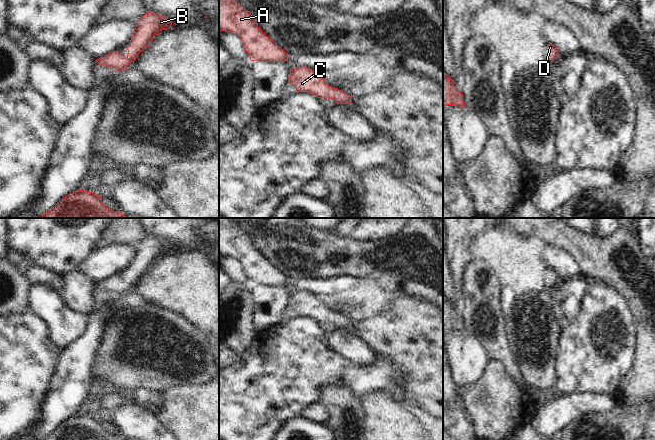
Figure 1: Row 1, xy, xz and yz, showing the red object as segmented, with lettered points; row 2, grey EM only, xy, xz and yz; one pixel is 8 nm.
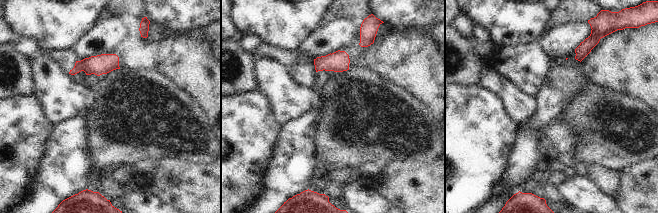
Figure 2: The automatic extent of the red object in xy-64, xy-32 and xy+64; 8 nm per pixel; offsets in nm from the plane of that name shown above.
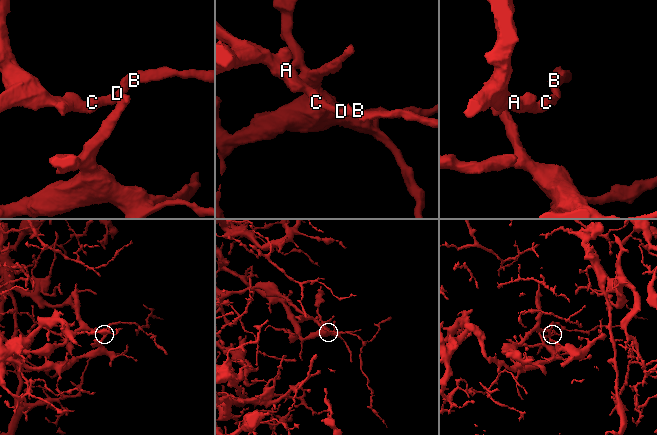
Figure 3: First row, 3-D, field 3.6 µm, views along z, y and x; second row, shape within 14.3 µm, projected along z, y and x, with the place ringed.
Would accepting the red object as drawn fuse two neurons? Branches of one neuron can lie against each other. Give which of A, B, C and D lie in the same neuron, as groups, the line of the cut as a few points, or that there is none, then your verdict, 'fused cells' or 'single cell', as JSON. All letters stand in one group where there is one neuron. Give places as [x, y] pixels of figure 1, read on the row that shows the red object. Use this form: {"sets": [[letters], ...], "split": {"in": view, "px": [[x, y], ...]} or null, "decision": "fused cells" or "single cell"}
{"sets": [["A", "B", "C", "D"]], "split": null, "decision": "single cell"}

